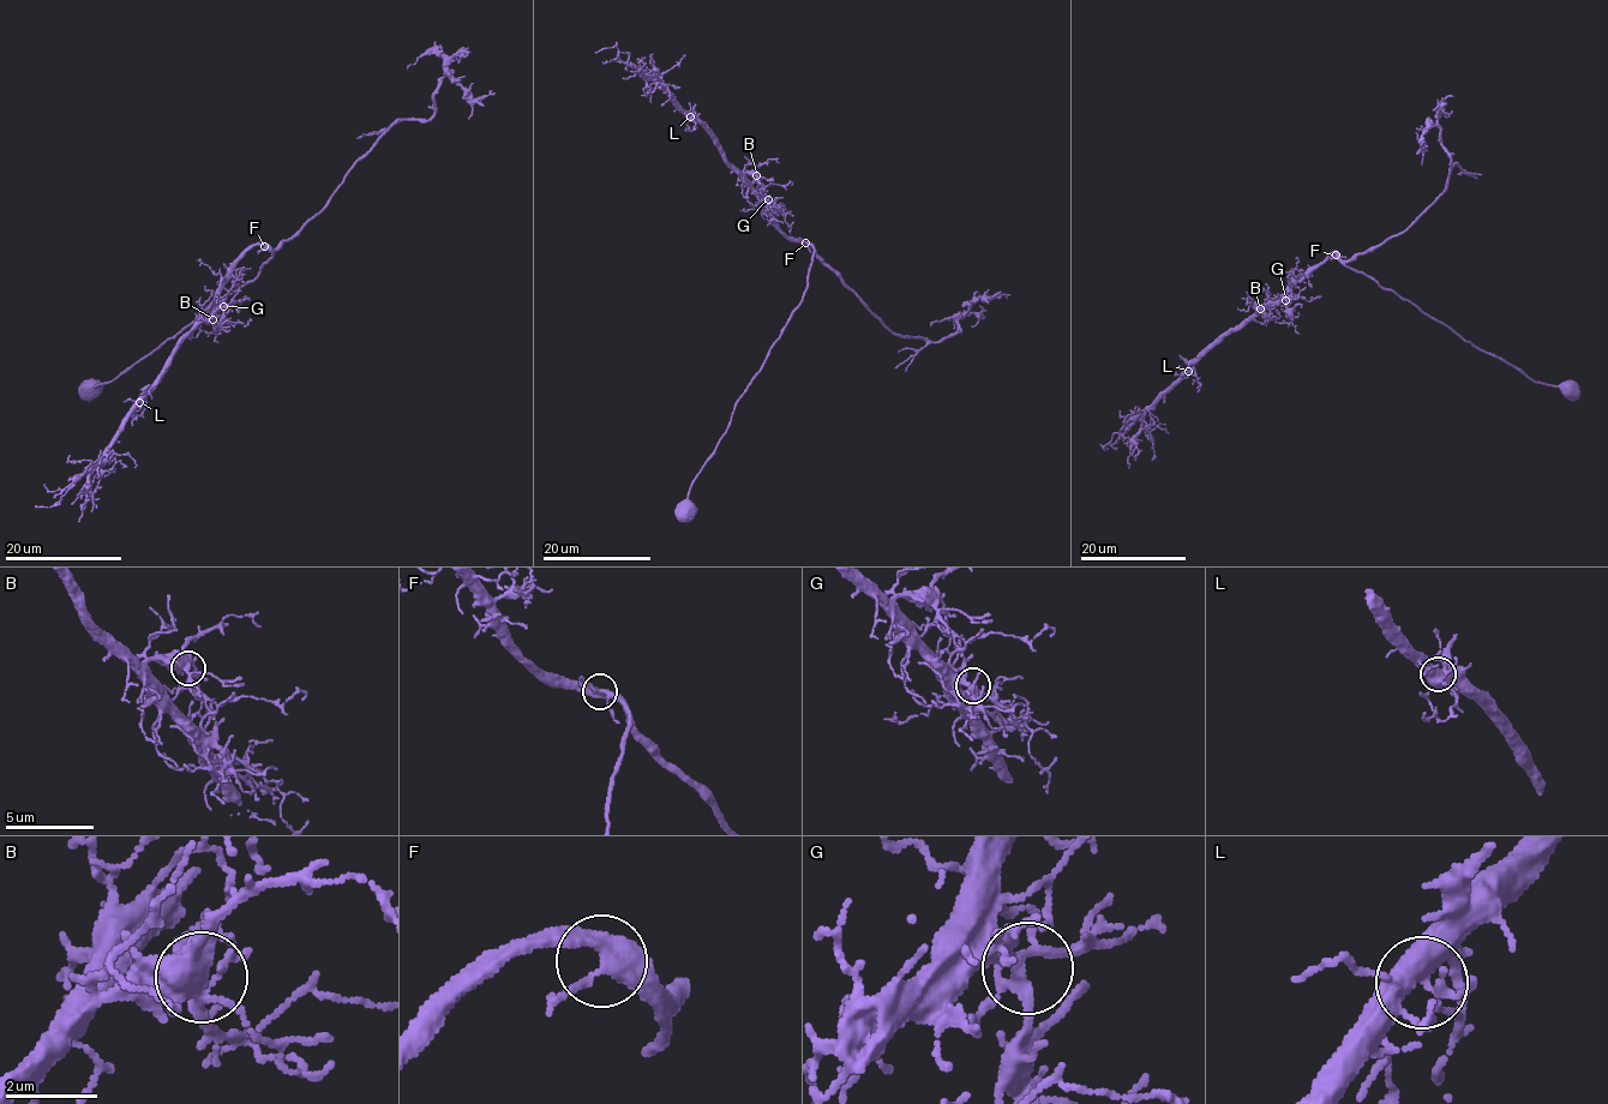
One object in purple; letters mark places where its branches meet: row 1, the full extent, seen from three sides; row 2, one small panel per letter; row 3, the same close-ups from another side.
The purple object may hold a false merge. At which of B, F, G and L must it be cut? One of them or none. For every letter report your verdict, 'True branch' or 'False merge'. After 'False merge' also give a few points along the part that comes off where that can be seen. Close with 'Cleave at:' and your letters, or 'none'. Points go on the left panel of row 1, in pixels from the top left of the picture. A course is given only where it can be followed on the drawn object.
B: True branch
F: True branch
G: True branch
L: True branch
Cleave at: none

